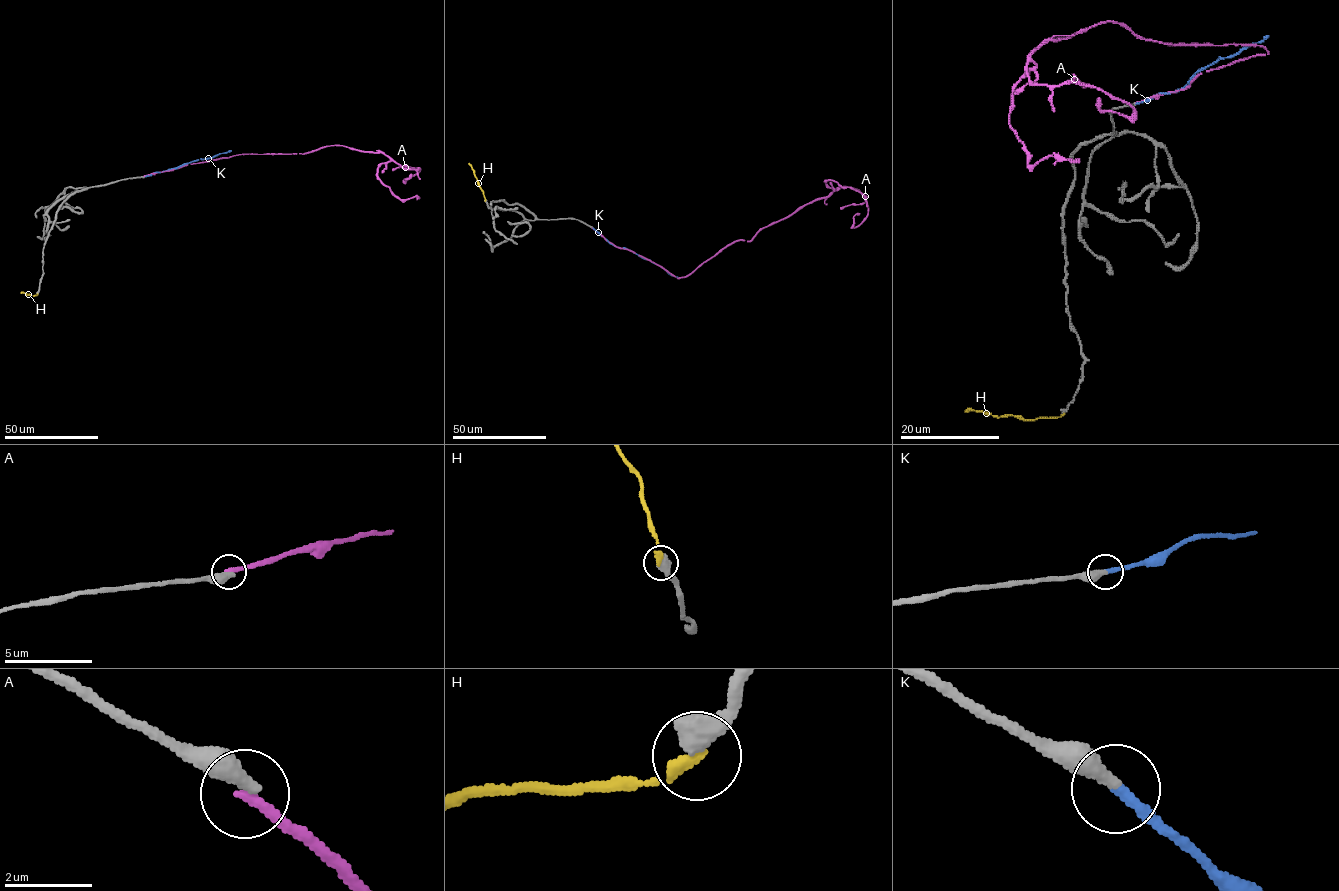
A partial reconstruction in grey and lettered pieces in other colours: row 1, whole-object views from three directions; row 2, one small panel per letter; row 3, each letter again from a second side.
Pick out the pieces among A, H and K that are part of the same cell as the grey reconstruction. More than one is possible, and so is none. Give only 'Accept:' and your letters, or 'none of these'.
Accept: K

